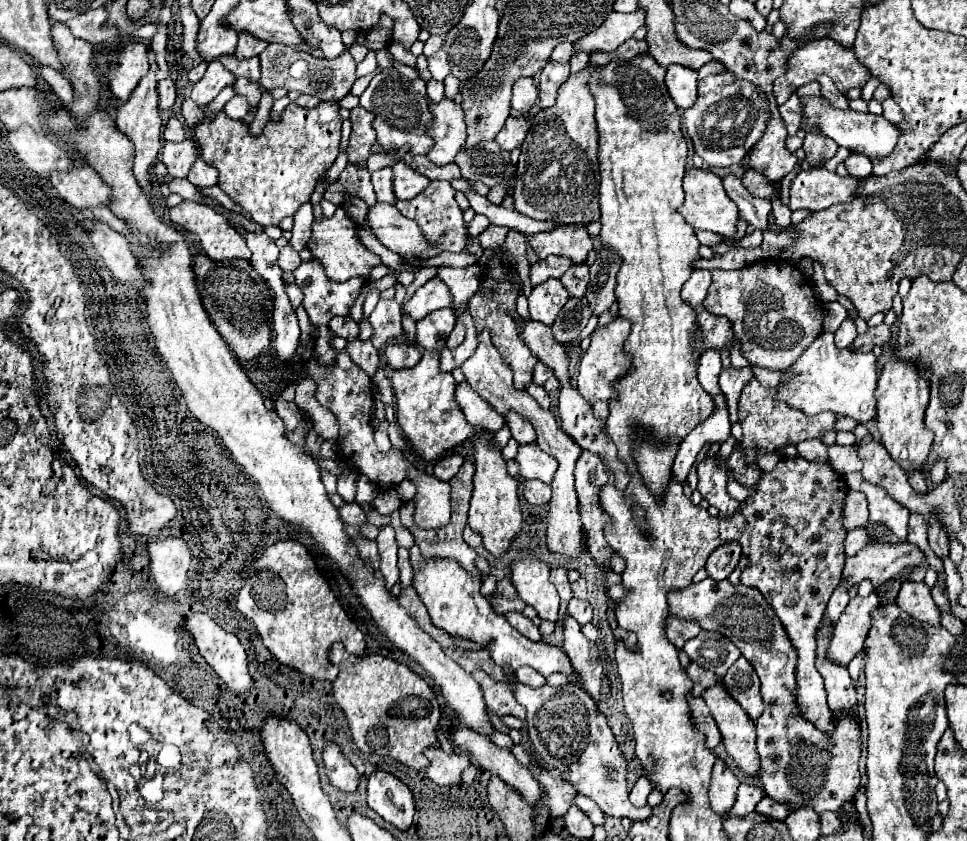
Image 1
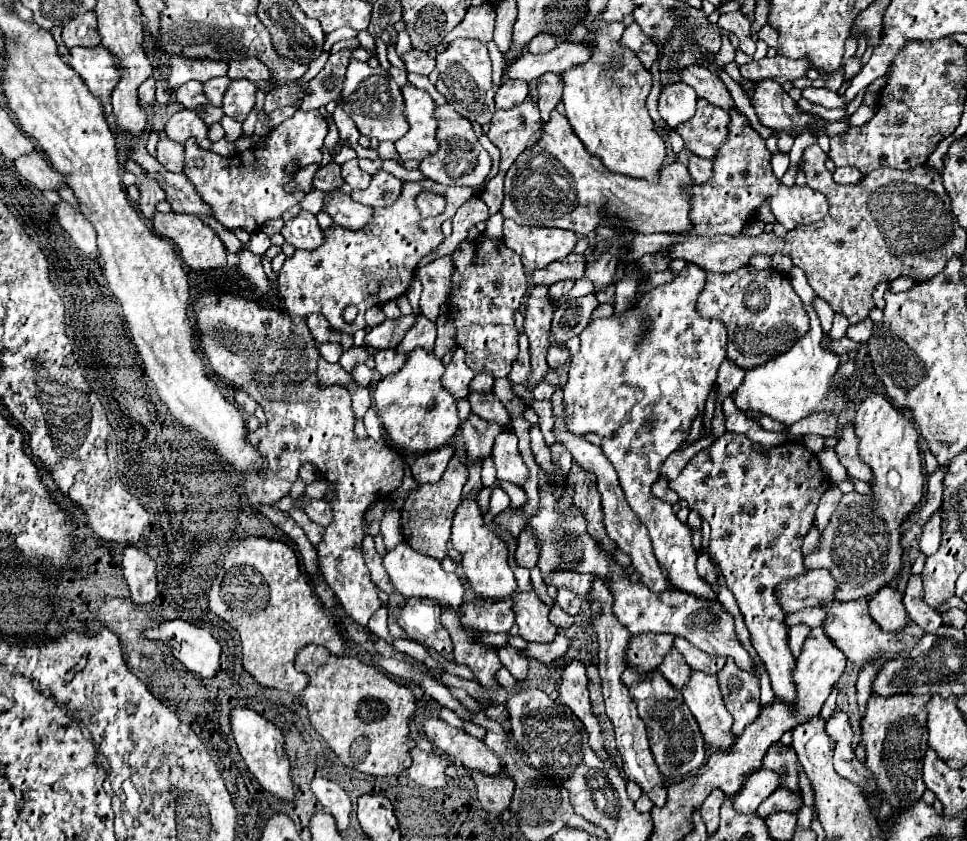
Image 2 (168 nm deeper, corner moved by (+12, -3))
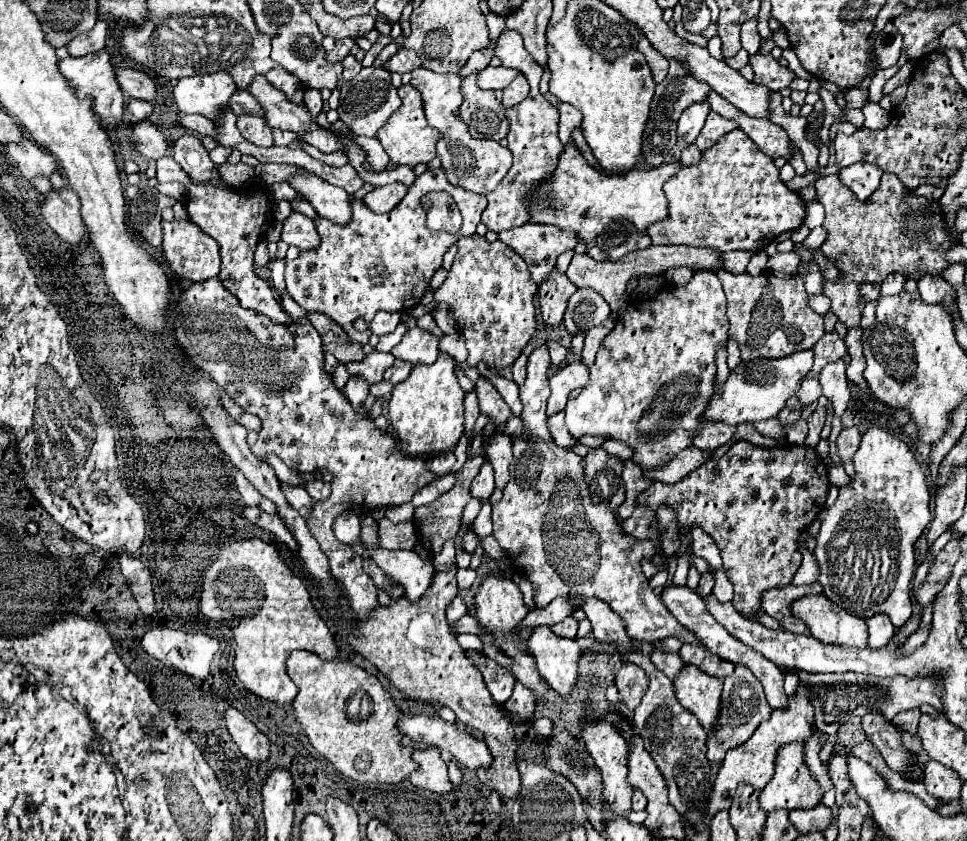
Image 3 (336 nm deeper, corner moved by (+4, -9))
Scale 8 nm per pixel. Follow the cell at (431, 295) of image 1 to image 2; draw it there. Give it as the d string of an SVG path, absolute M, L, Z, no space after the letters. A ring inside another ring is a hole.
M406 315L400 317L398 321L390 321L386 319L382 325L374 327L366 339L364 339L364 347L372 347L372 349L396 349L396 345L400 343L400 339L406 335L406 331L414 325L416 317L414 315Z

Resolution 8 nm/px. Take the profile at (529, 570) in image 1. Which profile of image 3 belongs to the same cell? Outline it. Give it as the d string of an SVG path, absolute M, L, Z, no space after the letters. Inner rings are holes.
M548 625L534 627L526 645L546 683L562 697L568 697L578 677L580 645L574 639L556 637Z

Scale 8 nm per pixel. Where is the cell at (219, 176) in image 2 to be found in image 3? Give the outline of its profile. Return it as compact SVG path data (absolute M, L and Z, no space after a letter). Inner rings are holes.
M168 155L156 161L158 171L156 179L160 183L168 181L178 181L186 187L188 191L188 201L186 209L190 215L190 221L200 225L204 233L208 233L212 239L220 243L220 255L222 255L222 269L220 269L220 281L224 287L238 297L238 301L246 309L254 309L258 313L264 313L266 317L274 319L276 323L288 323L286 313L282 311L276 295L272 293L272 287L256 277L254 273L254 249L258 241L266 235L270 225L274 223L274 213L272 213L272 195L266 191L266 187L260 181L252 181L246 187L234 189L226 183L212 185L212 183L194 183L188 173Z

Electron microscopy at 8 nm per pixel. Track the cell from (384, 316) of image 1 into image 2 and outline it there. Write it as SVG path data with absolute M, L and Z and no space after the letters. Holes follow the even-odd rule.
M378 305L366 311L366 323L368 323L370 327L376 327L376 325L384 323L384 319L386 319L386 315L384 315L382 307L378 307Z

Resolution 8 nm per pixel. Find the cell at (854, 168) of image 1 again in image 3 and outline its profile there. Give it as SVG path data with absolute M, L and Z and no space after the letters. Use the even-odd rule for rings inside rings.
M856 163L856 165L840 169L838 175L840 175L842 185L846 185L854 193L856 199L866 201L878 189L882 171L878 169L878 165Z

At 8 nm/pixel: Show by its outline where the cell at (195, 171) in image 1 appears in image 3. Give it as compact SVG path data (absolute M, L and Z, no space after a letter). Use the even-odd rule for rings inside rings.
M150 119L134 123L134 131L132 135L128 135L128 141L132 141L142 155L152 159L160 159L168 153L168 143L164 141L157 125L154 125Z

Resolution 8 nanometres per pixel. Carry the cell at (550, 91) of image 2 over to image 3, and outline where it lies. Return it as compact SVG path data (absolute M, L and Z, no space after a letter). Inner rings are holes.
M562 103L558 107L558 111L560 111L560 123L558 123L560 125L560 141L568 143L572 129L580 127L580 111L572 105L566 105L566 103Z

